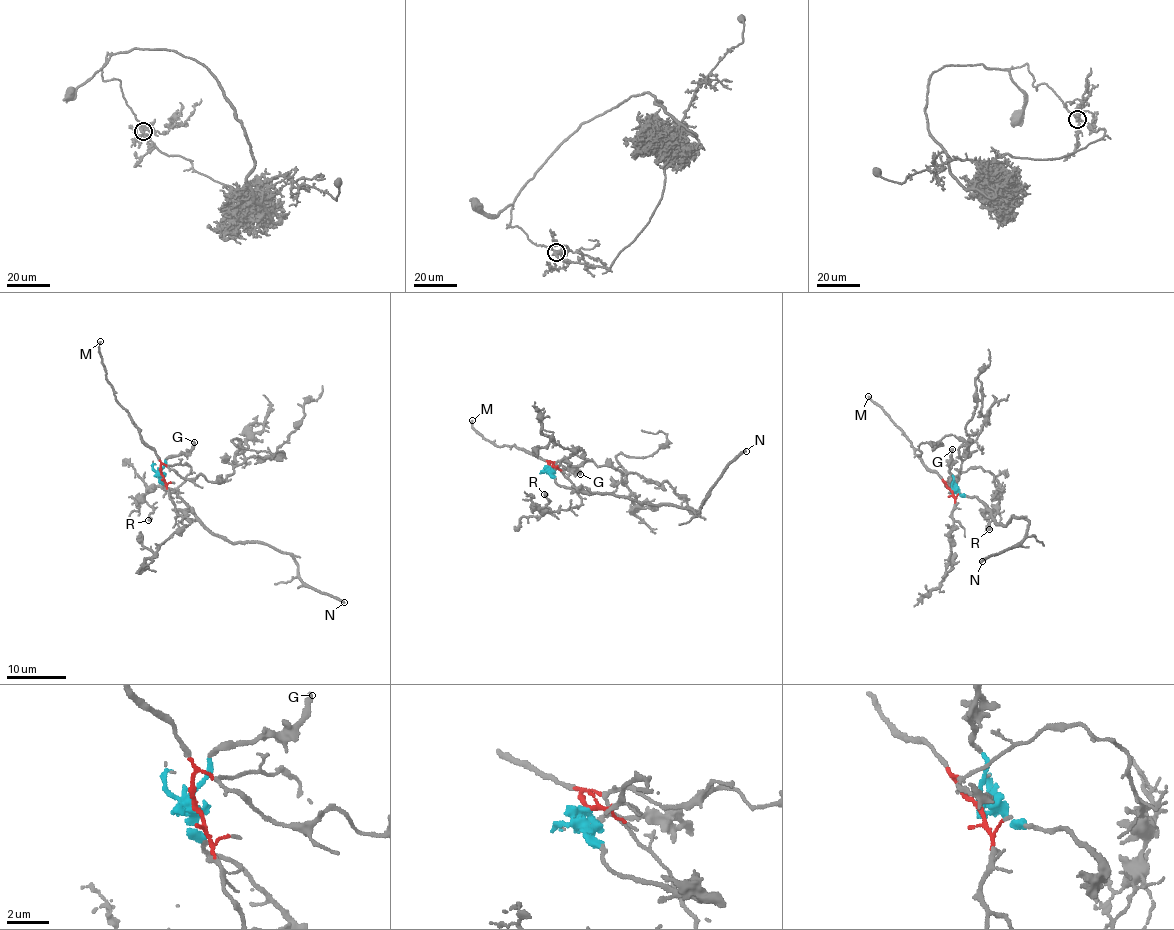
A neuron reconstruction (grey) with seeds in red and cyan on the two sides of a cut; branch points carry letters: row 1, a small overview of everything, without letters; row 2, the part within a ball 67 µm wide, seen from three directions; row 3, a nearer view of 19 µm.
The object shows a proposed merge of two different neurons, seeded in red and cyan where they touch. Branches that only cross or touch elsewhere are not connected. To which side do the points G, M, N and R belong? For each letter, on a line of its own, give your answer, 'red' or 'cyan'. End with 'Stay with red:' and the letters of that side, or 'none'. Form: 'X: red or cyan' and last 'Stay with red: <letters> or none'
G: cyan
M: red
N: cyan
R: red
Stay with red: M, R

